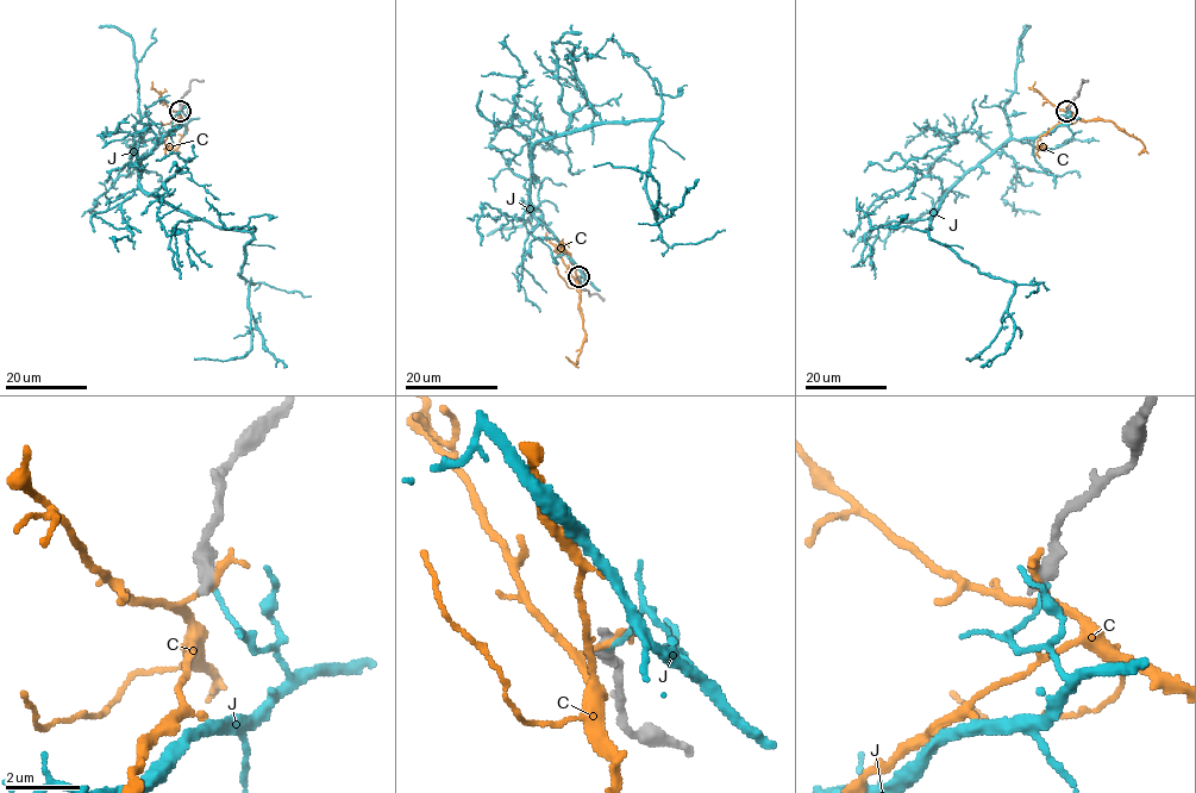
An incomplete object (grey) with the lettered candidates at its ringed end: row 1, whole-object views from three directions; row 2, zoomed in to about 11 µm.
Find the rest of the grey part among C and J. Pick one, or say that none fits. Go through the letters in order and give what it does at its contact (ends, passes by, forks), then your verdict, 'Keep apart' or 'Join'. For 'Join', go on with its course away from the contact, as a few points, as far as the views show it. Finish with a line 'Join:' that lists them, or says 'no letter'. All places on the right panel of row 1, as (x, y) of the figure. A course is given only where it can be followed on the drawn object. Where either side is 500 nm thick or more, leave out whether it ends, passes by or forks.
C: It ends there. Keep apart
J: It ends there. Keep apart
Join: no letter

